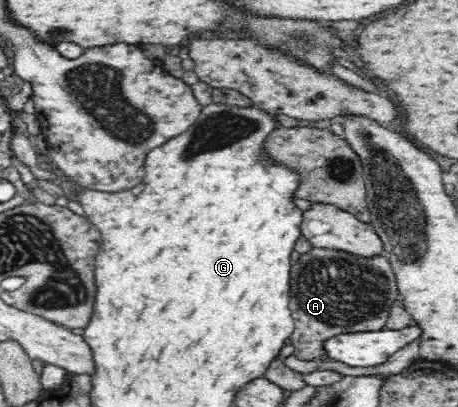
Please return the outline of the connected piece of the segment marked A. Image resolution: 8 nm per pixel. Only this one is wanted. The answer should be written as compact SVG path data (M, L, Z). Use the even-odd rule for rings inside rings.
M312 247L307 254L299 256L295 262L293 262L293 268L291 268L291 280L290 280L290 294L291 294L291 313L293 320L295 320L294 332L289 339L290 344L294 346L294 354L299 360L305 361L318 361L326 360L327 356L325 354L325 347L323 343L335 336L351 333L351 332L376 332L381 329L385 329L385 324L387 324L391 308L394 306L394 302L400 299L398 286L396 283L396 271L387 259L387 255L373 256L373 258L363 258L362 256L355 256L354 254L349 254L348 252L341 252L340 250L327 250L326 248L315 248Z

